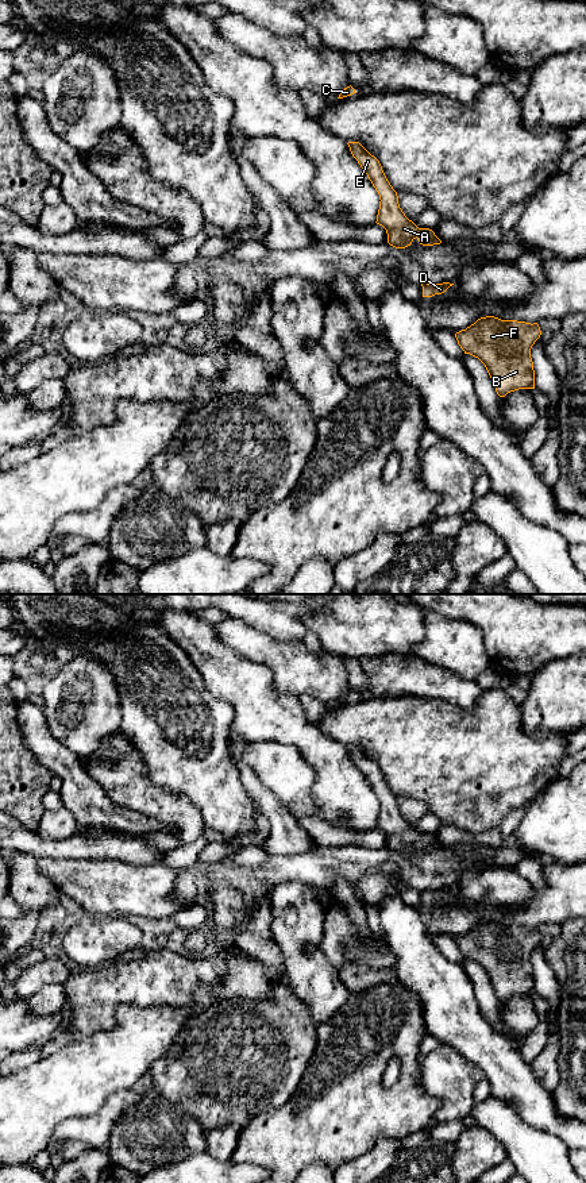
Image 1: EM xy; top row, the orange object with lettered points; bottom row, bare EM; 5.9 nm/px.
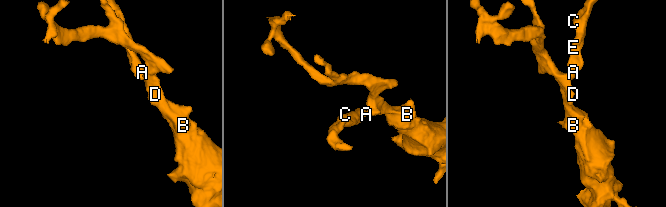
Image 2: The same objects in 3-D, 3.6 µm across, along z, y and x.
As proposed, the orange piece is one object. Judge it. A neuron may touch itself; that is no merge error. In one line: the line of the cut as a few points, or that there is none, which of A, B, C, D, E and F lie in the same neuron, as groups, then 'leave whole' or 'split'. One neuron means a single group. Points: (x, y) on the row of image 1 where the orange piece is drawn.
no cut; A B C D E F; leave whole

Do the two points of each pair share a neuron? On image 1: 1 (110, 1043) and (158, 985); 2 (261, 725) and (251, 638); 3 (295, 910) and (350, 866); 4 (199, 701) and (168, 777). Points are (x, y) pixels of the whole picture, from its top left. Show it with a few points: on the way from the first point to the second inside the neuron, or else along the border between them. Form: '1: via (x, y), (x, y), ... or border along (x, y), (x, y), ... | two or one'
1: border along (170, 1004), (120, 1005), (114, 1027) | two
2: border along (226, 646), (261, 662), (272, 673), (273, 686) | two
3: border along (280, 882), (300, 879), (311, 886) | two
4: via (184, 720), (184, 752), (178, 758) | one

